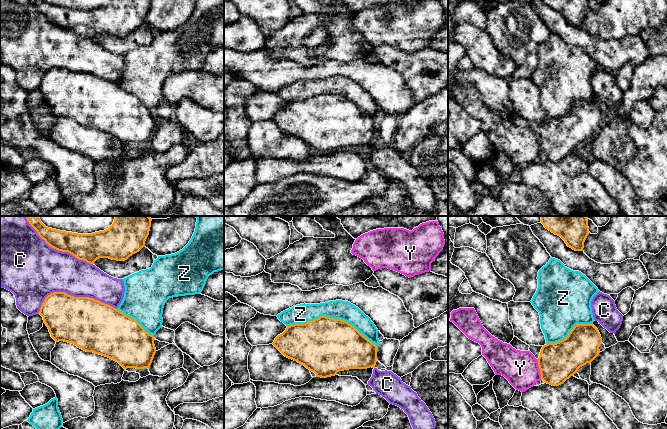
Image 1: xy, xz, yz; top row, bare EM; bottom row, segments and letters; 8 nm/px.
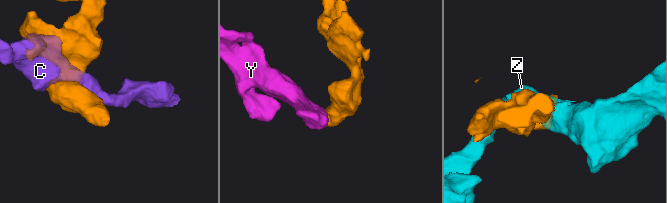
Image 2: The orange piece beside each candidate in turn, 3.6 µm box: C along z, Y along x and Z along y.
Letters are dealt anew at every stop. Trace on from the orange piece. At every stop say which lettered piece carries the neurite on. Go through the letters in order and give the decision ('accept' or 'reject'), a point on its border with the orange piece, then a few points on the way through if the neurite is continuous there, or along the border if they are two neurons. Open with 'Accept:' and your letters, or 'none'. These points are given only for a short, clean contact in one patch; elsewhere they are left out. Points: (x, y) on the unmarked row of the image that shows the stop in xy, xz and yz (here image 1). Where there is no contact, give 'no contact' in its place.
Accept: none
C: reject; meets orange in xy at (73, 72)
Y: reject; meets orange in yz at (539, 144); border along yz (537, 135), (541, 155)
Z: reject; meets orange in xz at (332, 94)

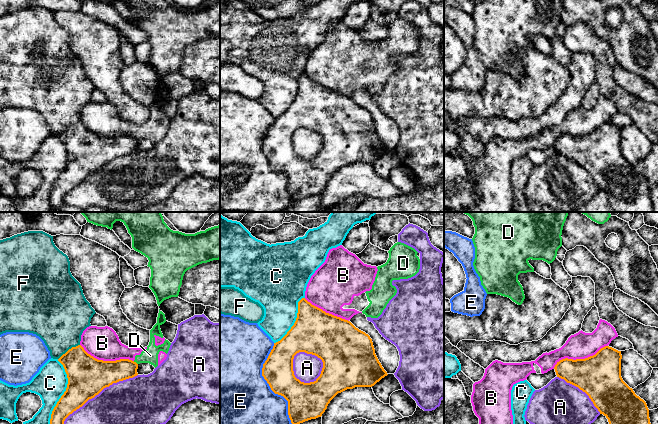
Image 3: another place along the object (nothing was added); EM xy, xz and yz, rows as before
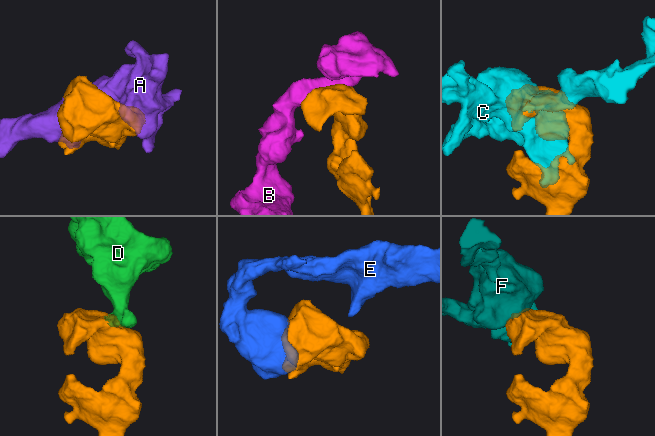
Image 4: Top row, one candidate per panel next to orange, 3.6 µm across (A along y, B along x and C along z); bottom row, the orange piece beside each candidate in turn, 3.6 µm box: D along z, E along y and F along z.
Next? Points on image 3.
Accept: none
A: reject; meets orange in xz at (293, 150)
B: reject; meets orange in yz at (579, 135)
C: reject; meets orange in xy at (62, 171)
D: reject; meets orange in xy at (135, 138); border along xy (133, 137), (137, 140)
E: reject; meets orange in xz at (269, 161)
F: reject; meets orange in xy at (69, 125)

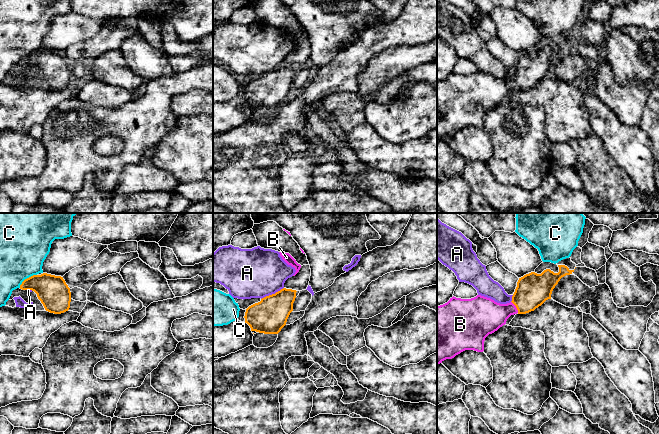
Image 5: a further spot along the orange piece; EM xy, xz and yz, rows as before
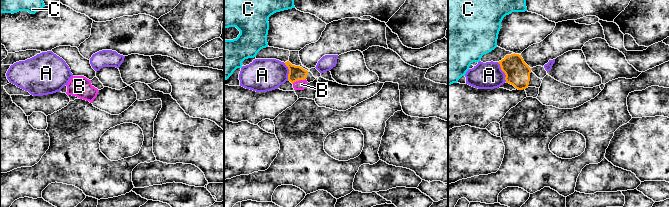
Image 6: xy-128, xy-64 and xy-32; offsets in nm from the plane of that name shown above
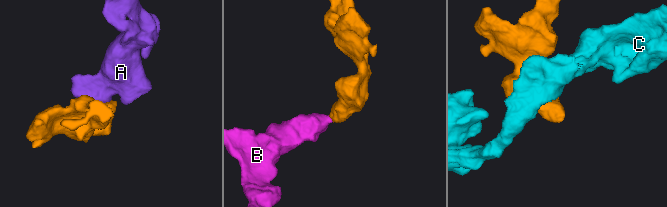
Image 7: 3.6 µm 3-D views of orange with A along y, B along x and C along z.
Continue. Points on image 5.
Accept: B
A: reject; meets orange in xz at (272, 70); border along xz (283, 63), (261, 75)
B: accept; meets orange in yz at (516, 83); runs through yz (533, 65), (516, 83), (487, 92)
C: reject; meets orange in xy at (27, 54)

